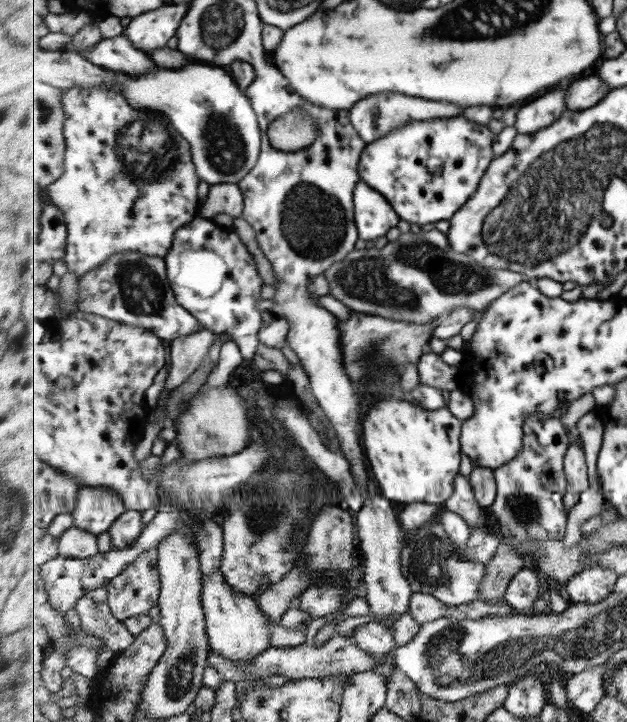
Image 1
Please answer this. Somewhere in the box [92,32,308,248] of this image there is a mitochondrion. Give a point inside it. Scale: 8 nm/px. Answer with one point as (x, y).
(145, 149)

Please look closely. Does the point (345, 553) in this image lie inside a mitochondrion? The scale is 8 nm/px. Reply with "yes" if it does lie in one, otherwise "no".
no

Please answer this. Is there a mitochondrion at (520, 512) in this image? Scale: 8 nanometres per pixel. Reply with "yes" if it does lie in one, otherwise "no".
yes

